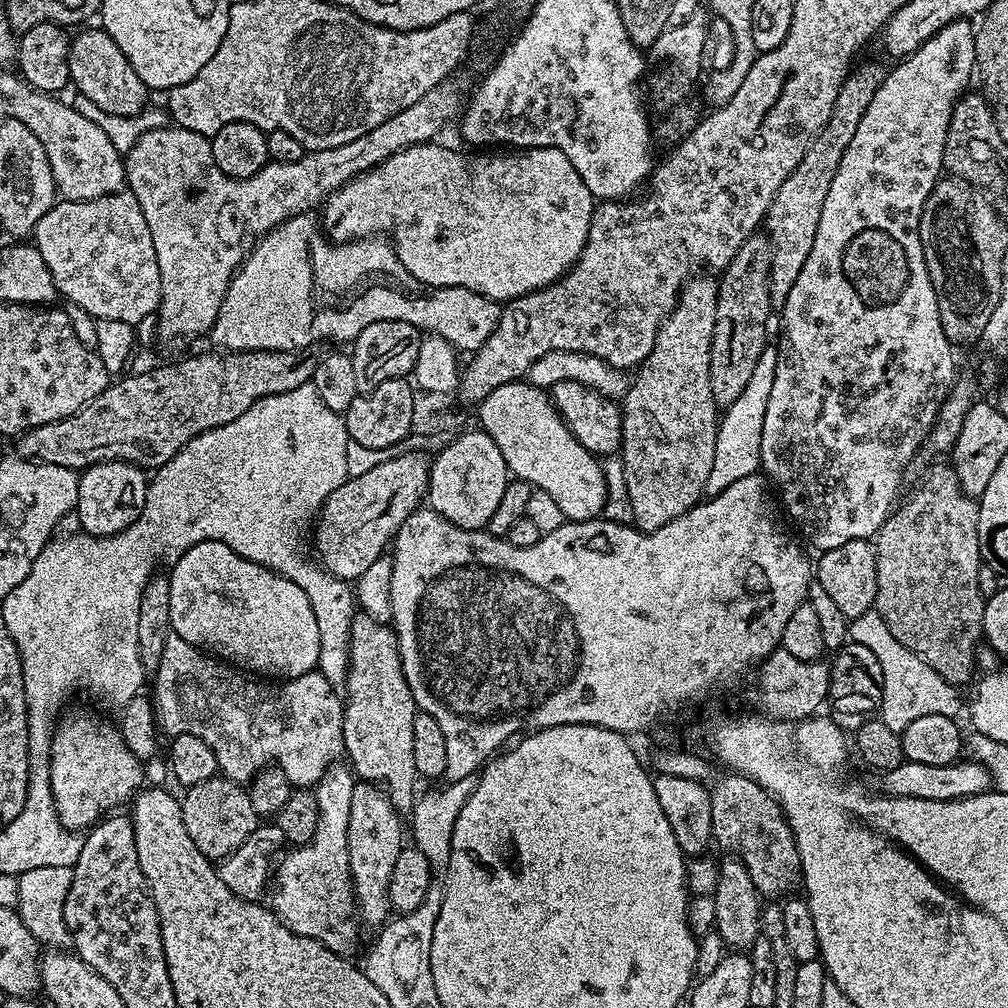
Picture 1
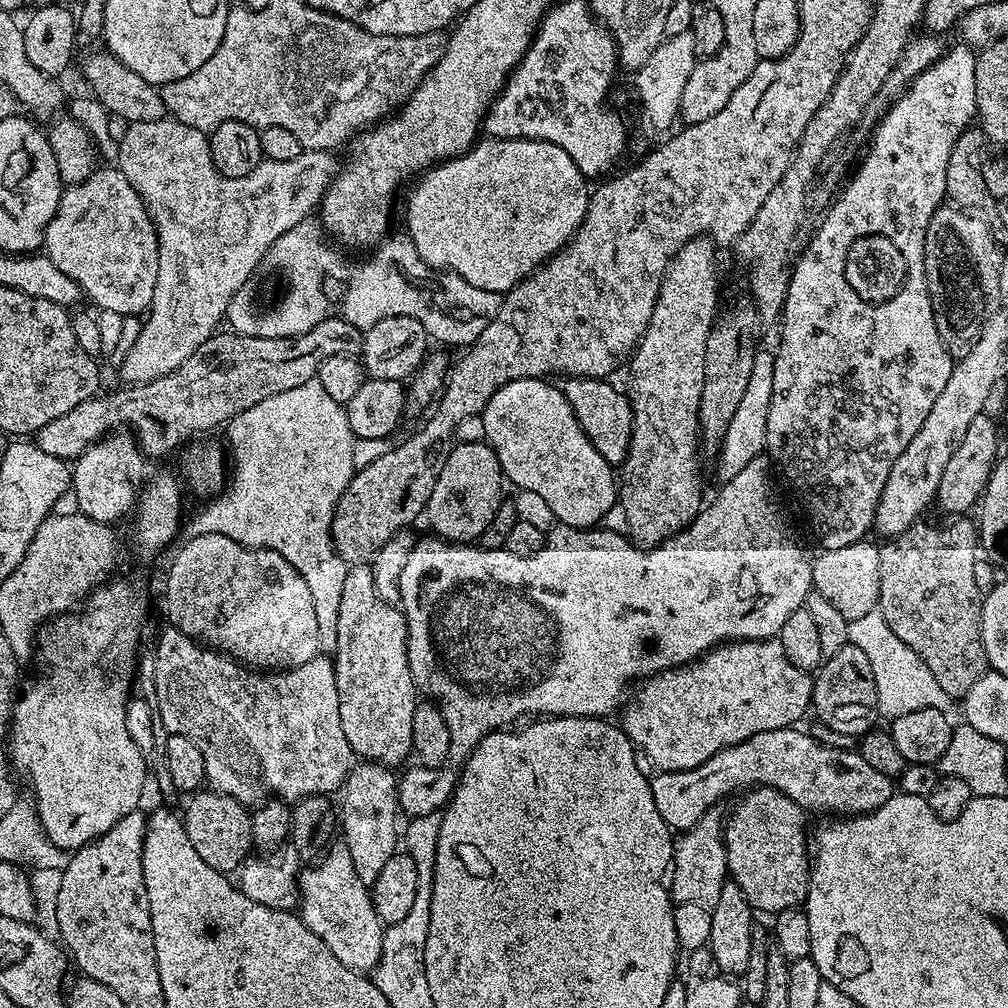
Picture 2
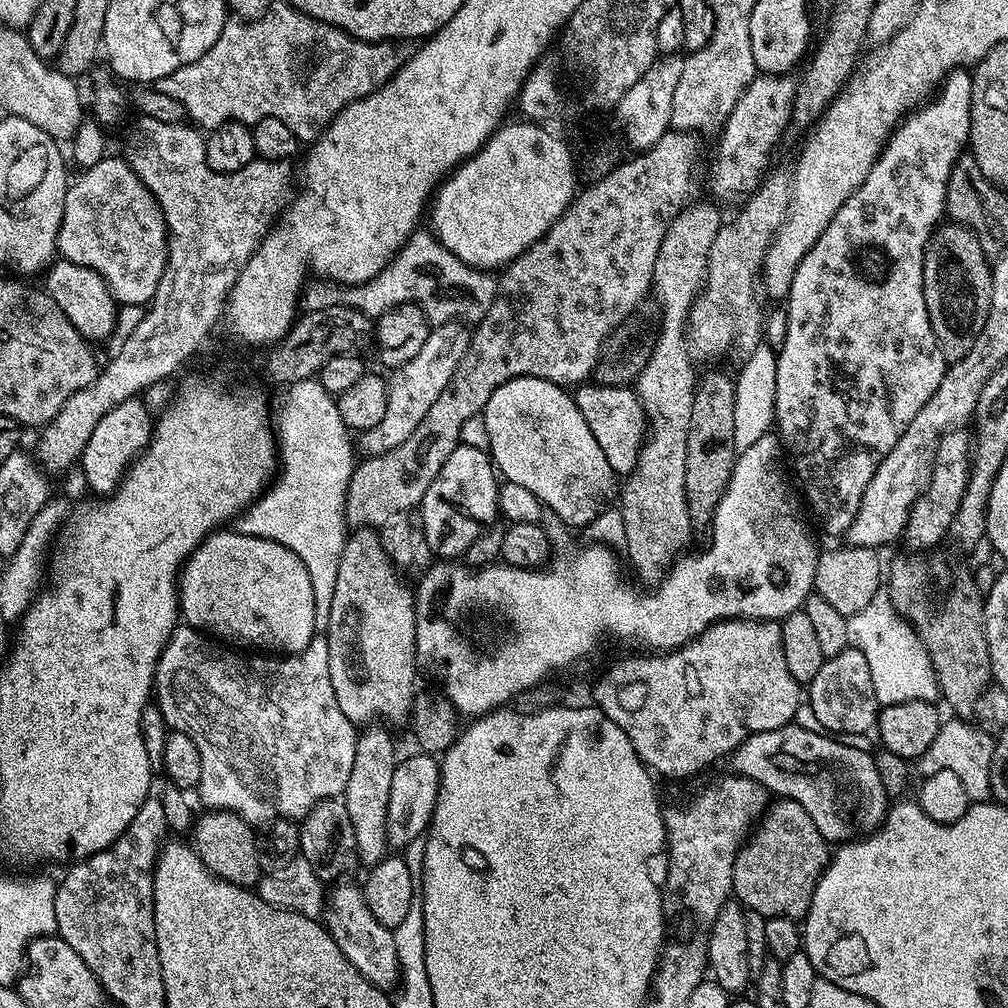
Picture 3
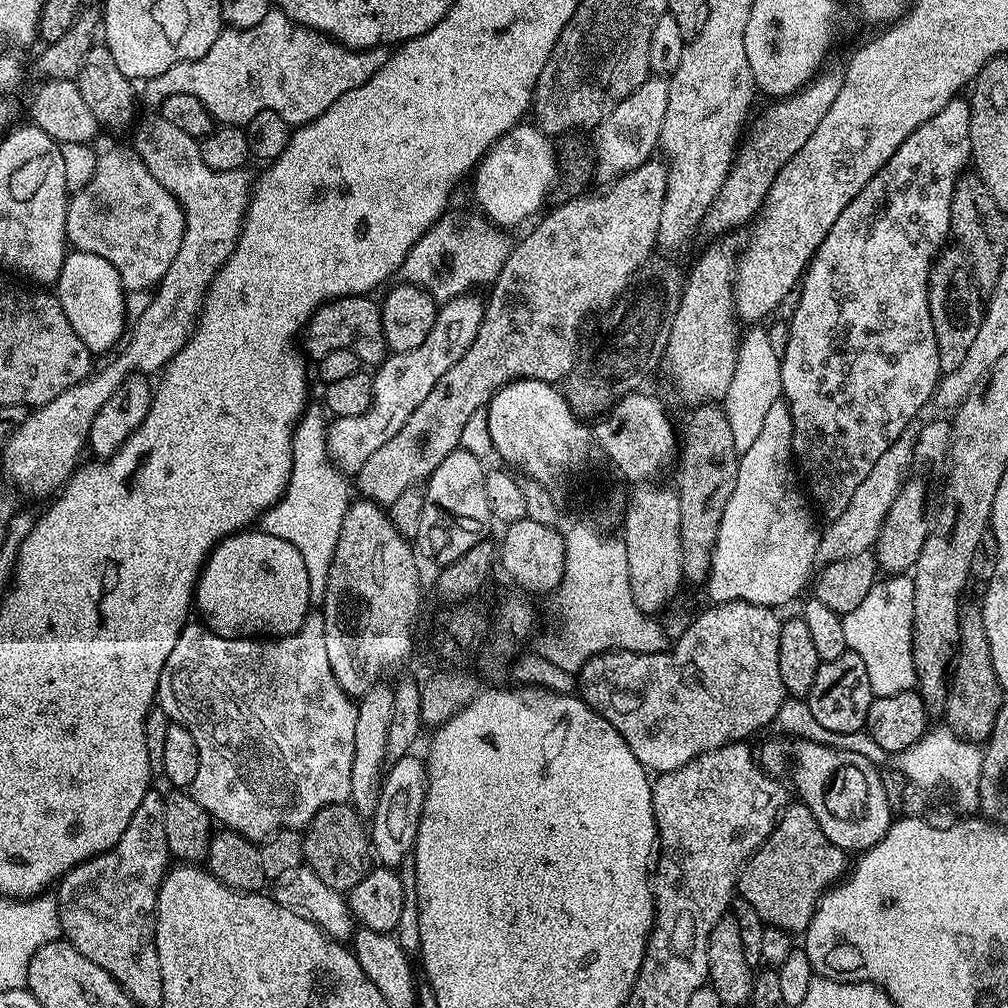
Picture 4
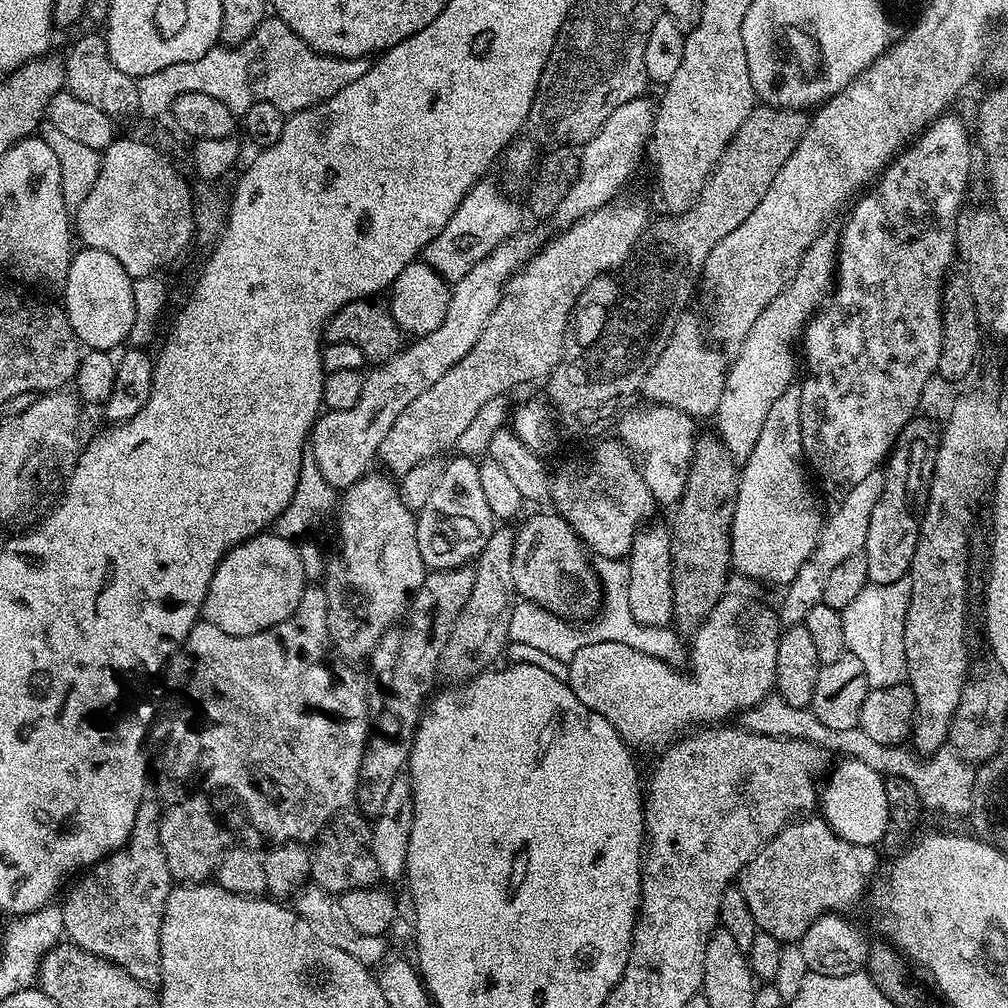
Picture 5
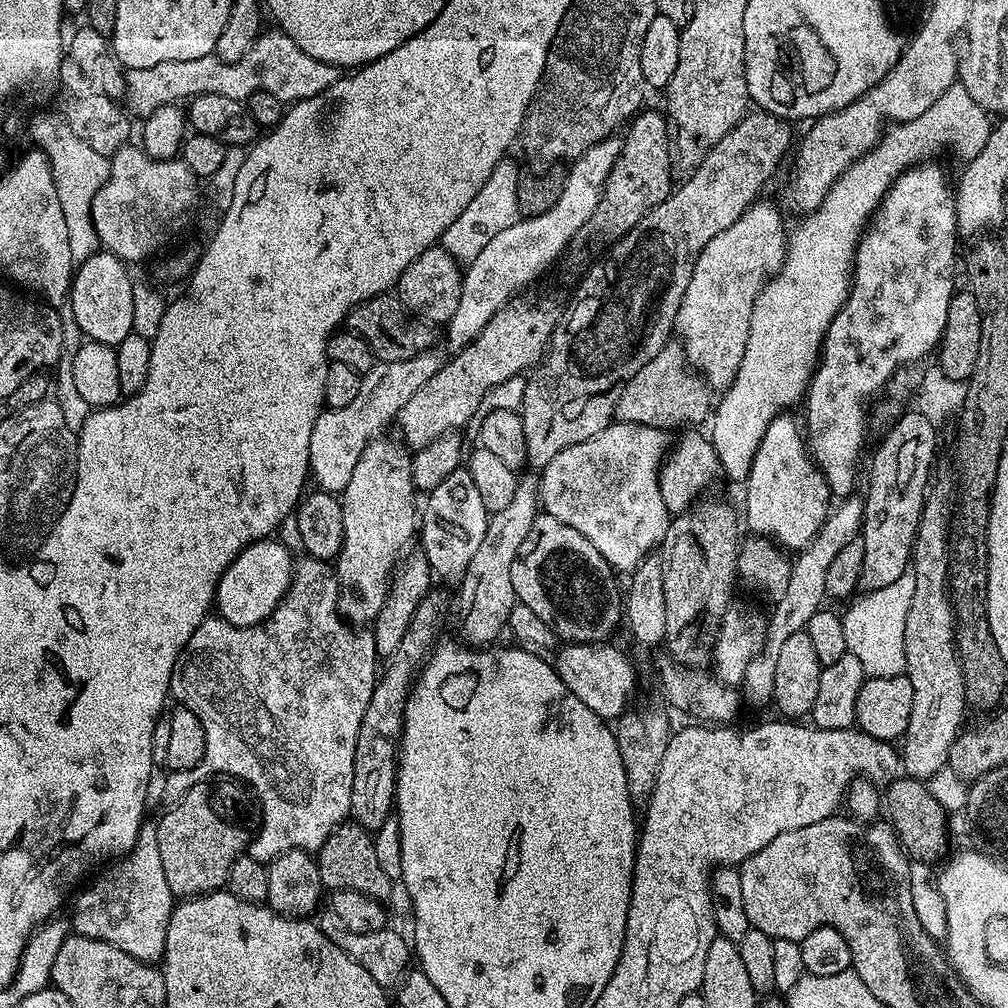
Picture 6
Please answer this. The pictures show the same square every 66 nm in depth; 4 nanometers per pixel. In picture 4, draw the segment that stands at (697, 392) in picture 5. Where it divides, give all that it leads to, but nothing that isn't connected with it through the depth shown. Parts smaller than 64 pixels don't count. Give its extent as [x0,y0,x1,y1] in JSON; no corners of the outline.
[663,238,741,406]

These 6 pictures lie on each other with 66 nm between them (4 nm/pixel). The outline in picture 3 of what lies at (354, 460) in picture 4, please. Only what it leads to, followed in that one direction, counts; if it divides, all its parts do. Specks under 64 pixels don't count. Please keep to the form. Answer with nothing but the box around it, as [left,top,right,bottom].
[362,323,470,454]

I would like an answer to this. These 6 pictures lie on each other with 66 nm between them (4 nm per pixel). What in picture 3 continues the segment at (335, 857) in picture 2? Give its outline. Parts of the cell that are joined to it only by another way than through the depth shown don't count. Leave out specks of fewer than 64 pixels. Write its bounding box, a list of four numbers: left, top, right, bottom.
[326,882,400,990]

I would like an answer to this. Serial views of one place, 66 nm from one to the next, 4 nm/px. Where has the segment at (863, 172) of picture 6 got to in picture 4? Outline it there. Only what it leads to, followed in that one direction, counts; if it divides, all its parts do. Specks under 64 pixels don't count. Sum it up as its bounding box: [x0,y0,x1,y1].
[722,326,781,453]

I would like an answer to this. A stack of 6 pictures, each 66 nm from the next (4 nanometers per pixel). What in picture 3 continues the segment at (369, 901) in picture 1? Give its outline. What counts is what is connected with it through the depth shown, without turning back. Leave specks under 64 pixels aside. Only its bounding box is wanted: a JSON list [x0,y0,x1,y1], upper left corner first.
[342,722,398,866]

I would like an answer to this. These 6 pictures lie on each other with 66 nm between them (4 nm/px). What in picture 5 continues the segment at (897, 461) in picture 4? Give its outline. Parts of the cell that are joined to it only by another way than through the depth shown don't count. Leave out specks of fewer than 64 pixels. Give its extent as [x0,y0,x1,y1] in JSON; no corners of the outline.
[778,470,883,626]

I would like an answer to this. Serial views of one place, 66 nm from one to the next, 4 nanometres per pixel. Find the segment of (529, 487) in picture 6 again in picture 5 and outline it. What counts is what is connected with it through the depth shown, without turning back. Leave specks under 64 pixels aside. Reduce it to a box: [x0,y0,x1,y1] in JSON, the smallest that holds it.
[442,526,517,682]

